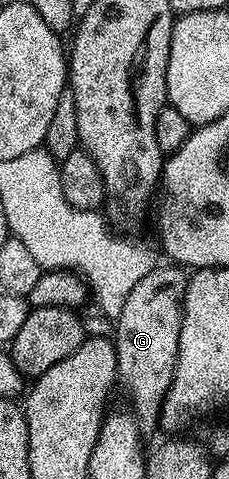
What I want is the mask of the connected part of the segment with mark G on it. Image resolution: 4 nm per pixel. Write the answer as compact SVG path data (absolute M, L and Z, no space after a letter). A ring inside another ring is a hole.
M160 265L152 269L152 273L143 277L132 288L132 293L128 293L124 309L120 309L120 317L113 324L118 379L121 386L122 383L126 386L126 395L130 398L129 410L144 433L159 430L162 403L174 380L187 278L187 272L178 265Z

